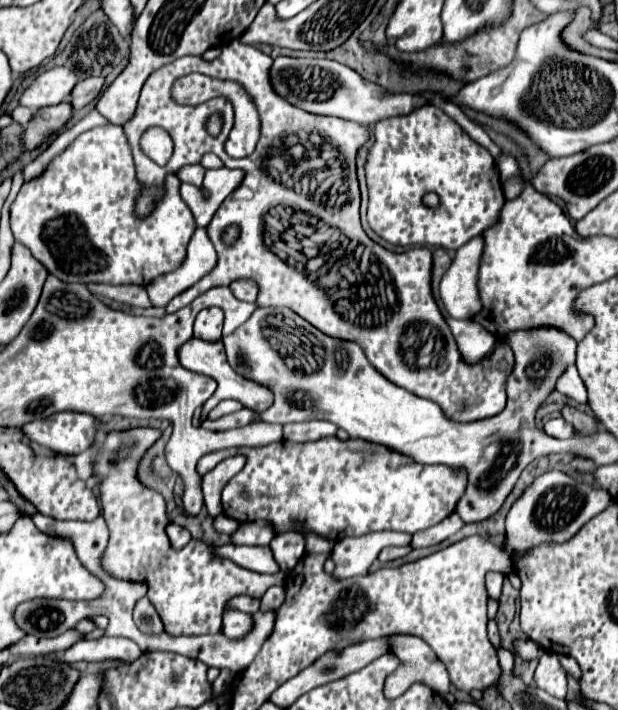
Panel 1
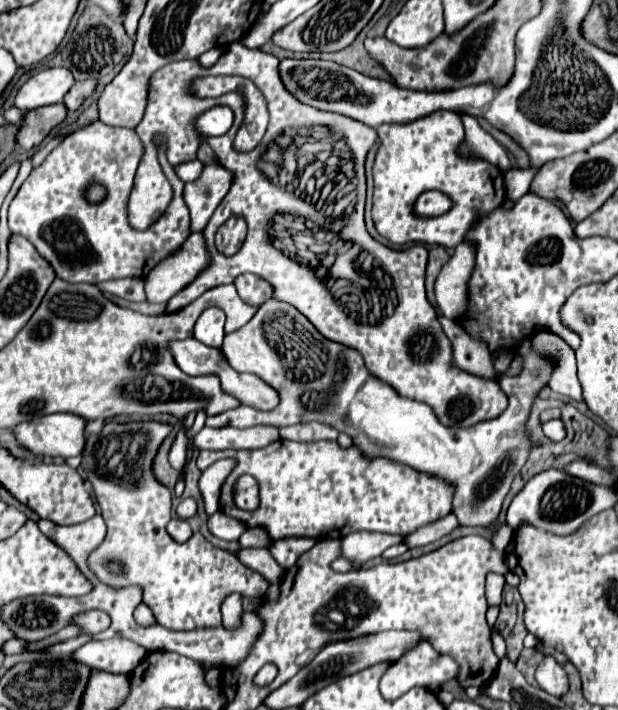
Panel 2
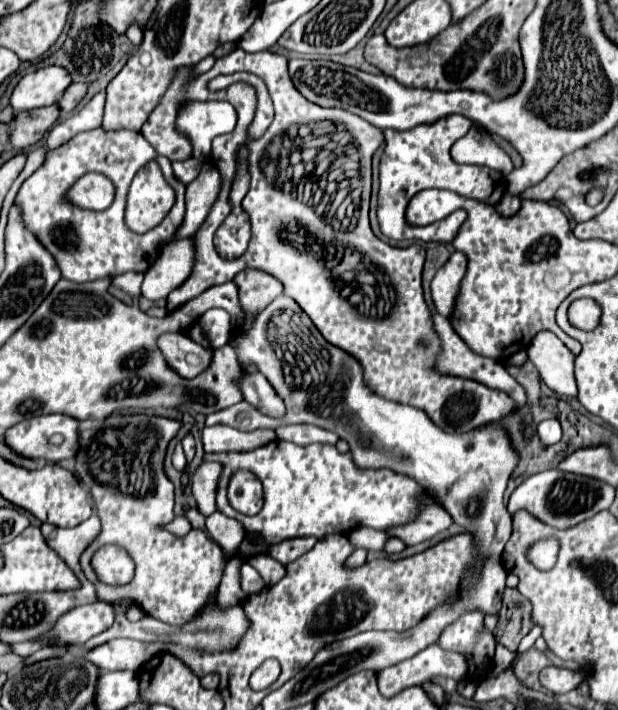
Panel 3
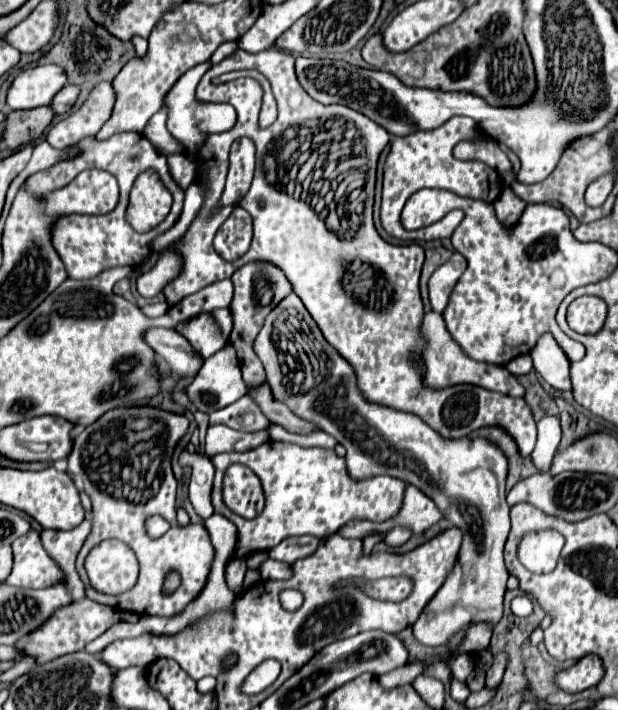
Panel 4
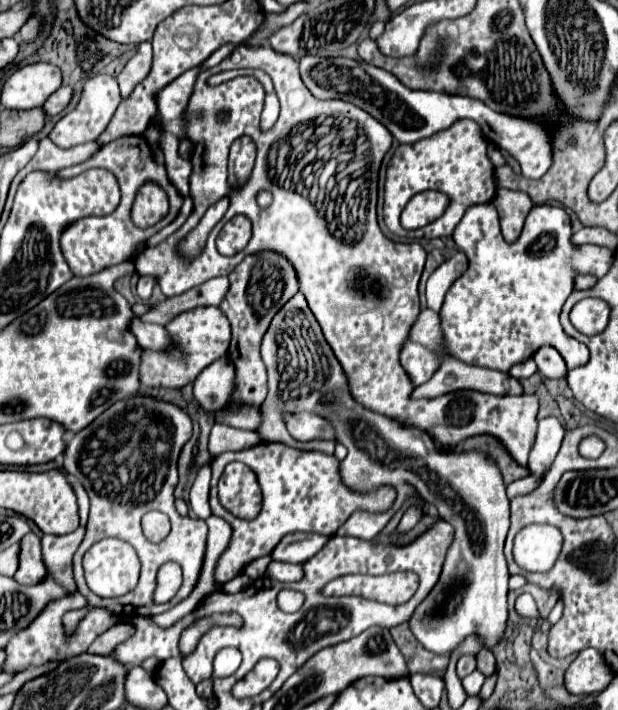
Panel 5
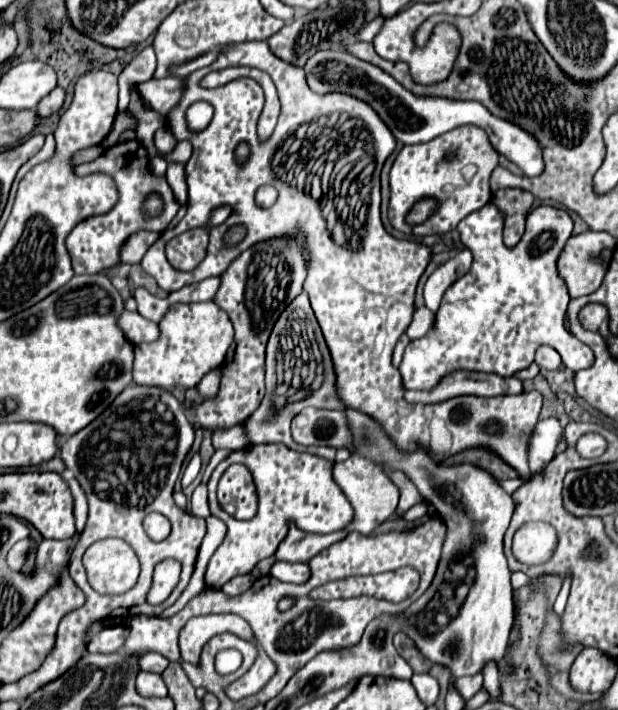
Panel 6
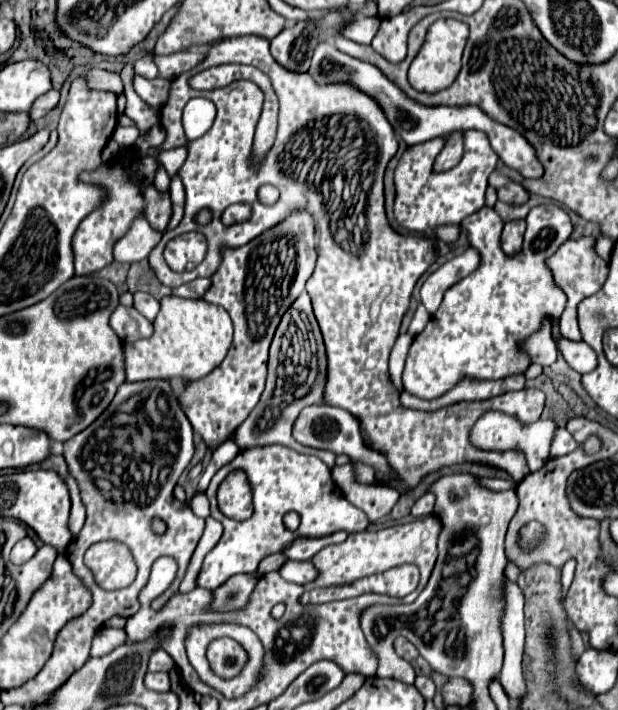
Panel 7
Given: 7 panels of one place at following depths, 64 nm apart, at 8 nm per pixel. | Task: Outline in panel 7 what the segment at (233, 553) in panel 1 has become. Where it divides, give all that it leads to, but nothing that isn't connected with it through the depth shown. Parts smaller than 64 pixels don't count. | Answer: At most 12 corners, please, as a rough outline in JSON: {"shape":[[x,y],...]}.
{"shape":[[288,560],[280,576],[288,582],[306,584],[318,578],[316,566]]}

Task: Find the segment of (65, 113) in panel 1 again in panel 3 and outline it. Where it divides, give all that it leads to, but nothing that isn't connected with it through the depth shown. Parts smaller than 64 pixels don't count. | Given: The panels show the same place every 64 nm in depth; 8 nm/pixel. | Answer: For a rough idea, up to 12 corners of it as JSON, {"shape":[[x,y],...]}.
{"shape":[[60,108],[16,112],[10,144],[34,146],[58,122]]}

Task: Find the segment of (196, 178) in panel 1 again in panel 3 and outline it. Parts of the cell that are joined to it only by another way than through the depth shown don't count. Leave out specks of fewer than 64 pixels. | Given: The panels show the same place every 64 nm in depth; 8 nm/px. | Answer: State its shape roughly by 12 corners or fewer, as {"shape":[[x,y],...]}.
{"shape":[[196,158],[172,162],[174,176],[190,184],[202,170]]}

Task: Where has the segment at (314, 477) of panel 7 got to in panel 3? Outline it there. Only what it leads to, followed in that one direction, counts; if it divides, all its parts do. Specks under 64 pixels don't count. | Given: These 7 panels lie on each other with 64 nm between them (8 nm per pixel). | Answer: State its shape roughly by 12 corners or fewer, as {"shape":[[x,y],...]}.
{"shape":[[272,440],[220,462],[244,468],[264,508],[218,512],[278,544],[416,514],[424,490],[398,472],[360,470],[330,444]]}

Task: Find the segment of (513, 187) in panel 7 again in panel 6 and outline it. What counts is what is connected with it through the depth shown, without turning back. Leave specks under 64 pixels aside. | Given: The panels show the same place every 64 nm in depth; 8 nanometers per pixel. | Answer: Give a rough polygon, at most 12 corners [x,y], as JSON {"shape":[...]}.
{"shape":[[520,188],[496,190],[506,212],[504,244],[514,248],[525,231],[534,196]]}

